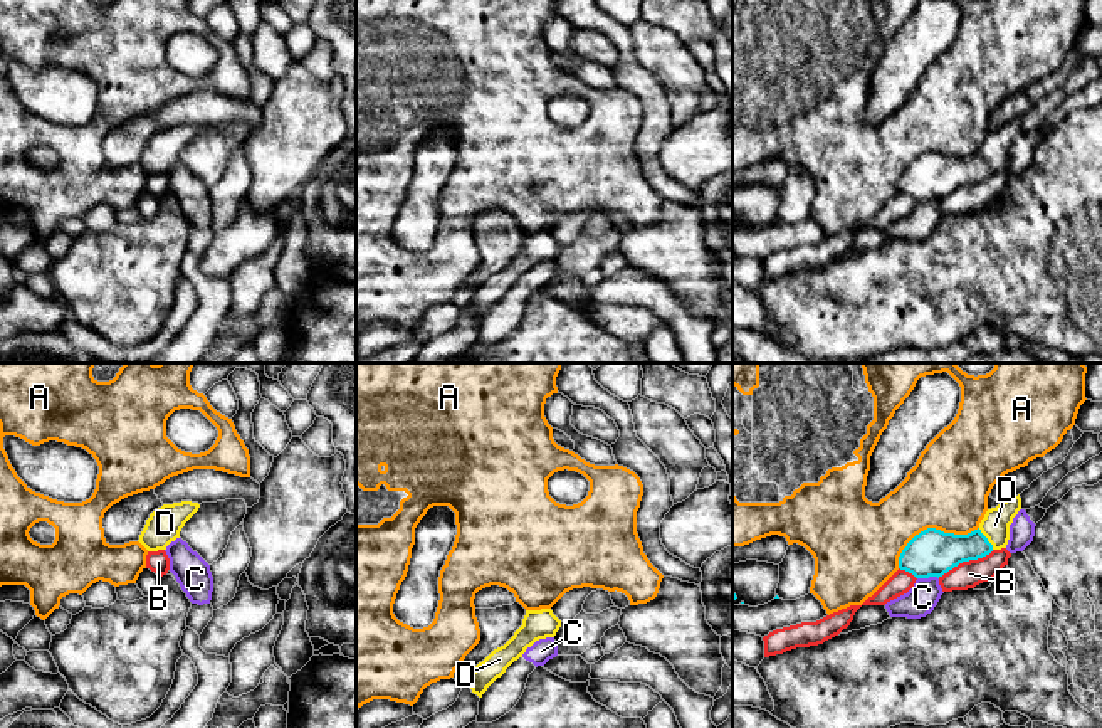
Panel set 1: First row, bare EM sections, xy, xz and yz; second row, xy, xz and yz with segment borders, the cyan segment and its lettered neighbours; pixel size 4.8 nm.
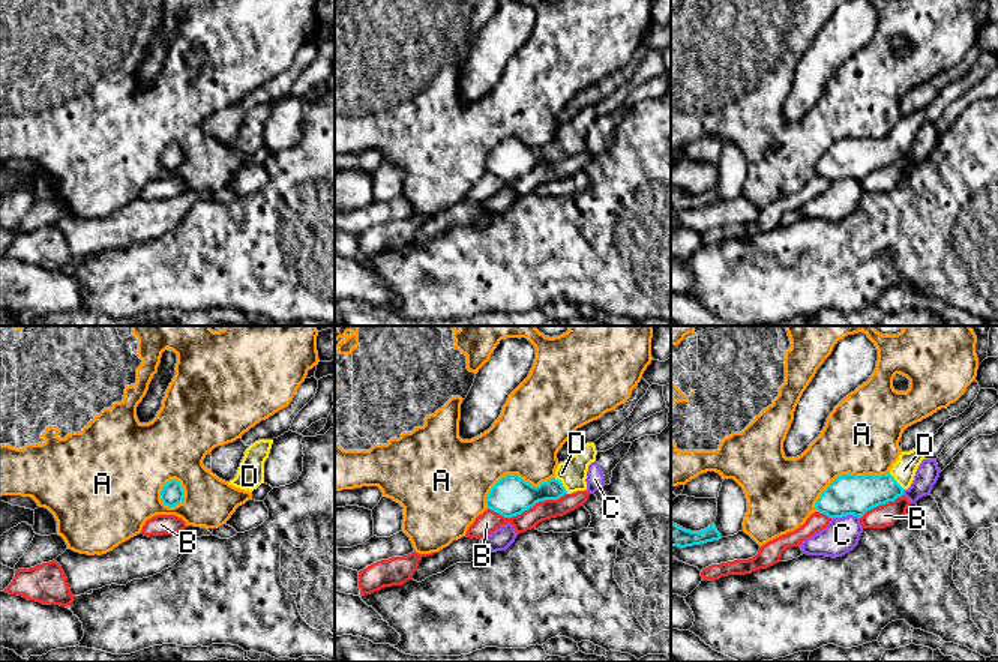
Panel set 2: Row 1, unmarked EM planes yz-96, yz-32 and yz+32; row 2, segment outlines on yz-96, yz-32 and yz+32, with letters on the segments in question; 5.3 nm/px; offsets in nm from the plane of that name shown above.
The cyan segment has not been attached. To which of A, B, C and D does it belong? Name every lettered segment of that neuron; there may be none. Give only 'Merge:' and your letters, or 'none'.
Merge: D

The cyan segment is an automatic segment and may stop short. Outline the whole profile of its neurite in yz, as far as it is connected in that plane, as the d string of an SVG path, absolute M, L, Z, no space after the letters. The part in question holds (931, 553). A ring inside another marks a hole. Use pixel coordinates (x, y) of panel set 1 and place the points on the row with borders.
M1011 496L986 511L979 528L968 535L927 528L916 535L899 557L899 568L916 578L942 577L963 562L978 560L1006 548L1010 525L1021 509L1021 498Z

